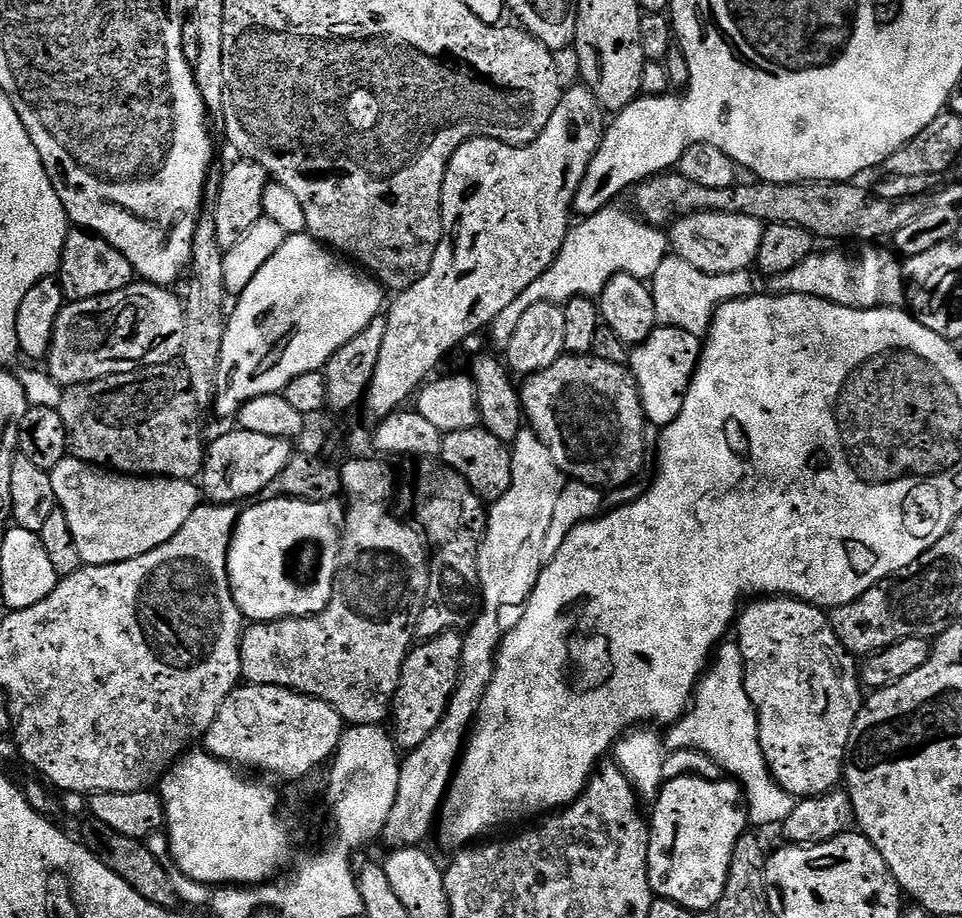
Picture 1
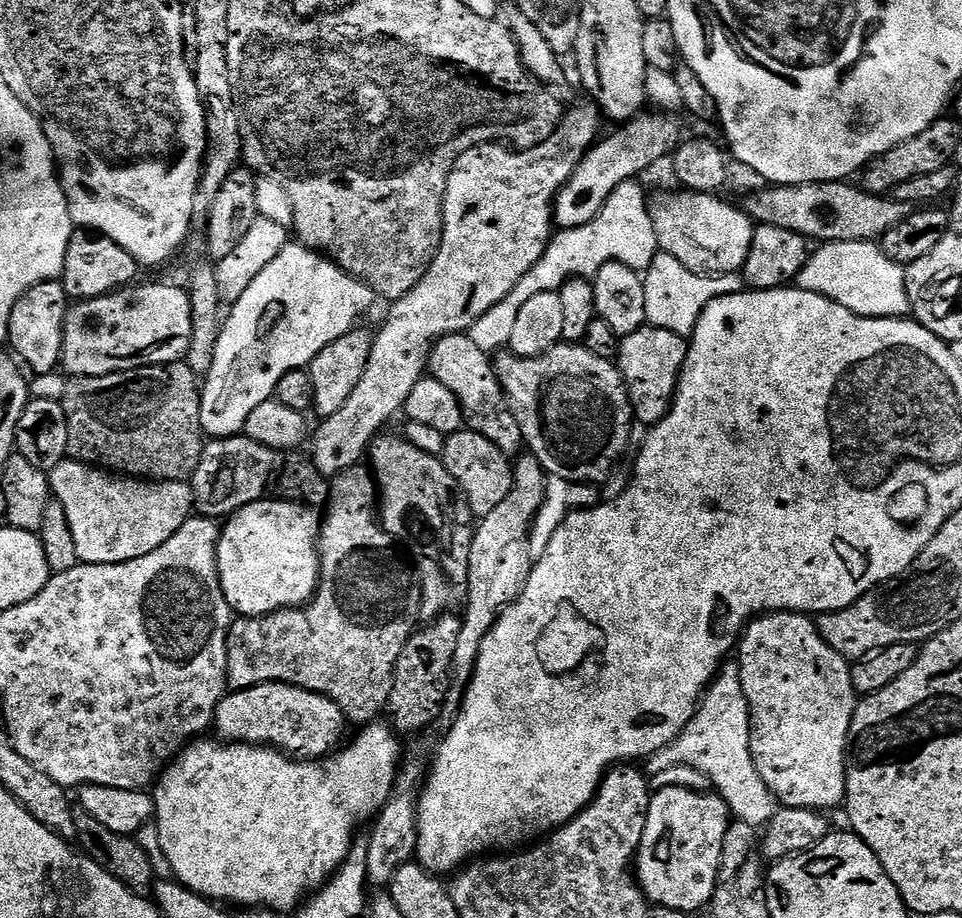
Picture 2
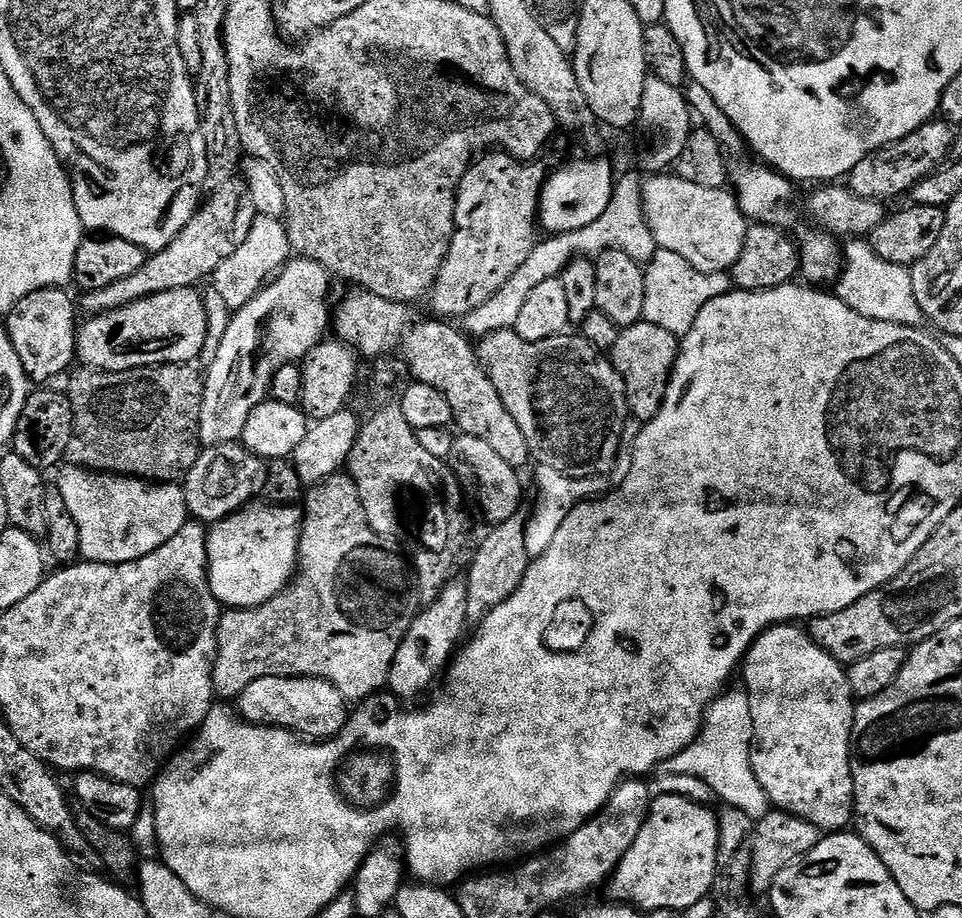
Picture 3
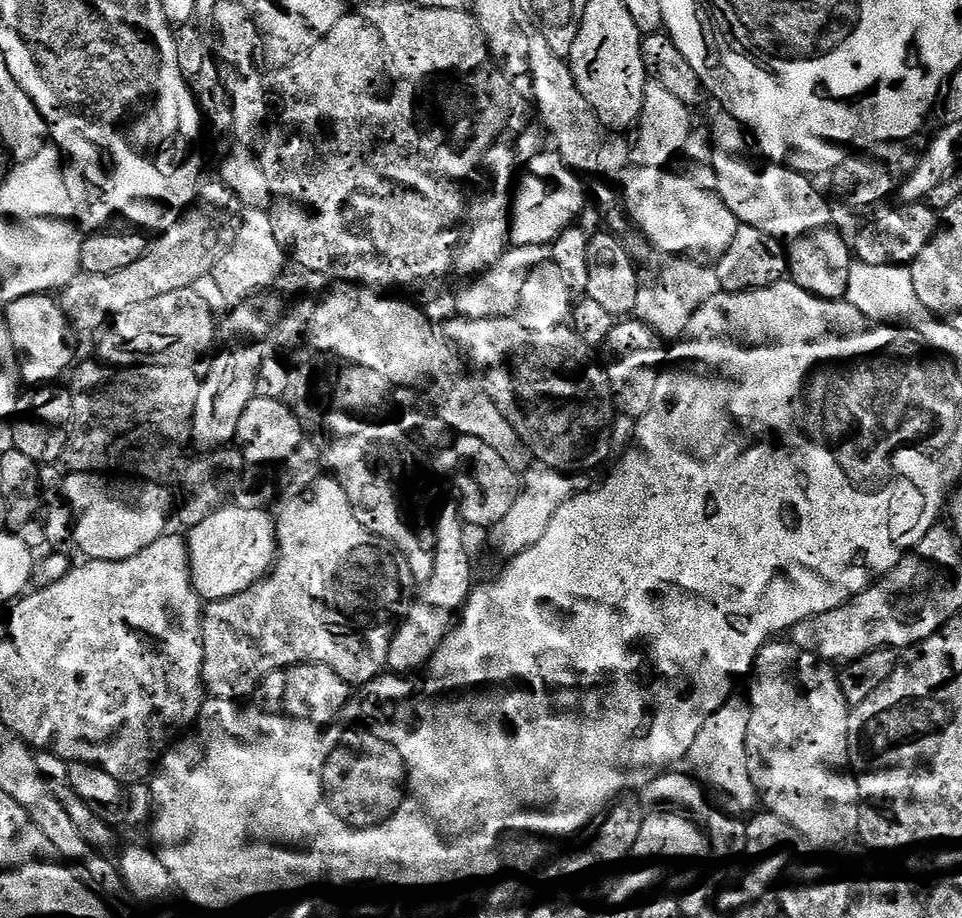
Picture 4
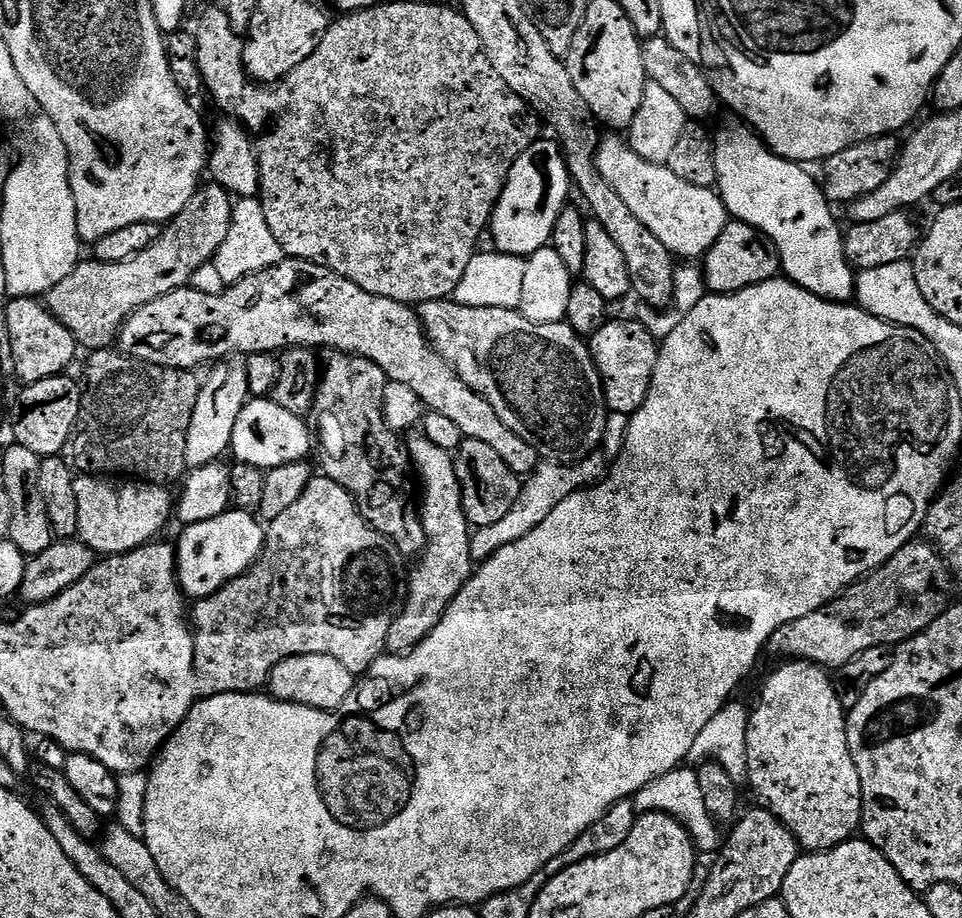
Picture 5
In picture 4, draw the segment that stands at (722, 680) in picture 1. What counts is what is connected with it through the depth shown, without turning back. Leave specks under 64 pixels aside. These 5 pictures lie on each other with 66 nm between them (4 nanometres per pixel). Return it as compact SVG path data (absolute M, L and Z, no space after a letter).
M729 700L704 720L698 738L694 738L694 746L690 746L678 768L680 772L695 777L700 784L734 798L736 805L748 814L757 807L758 797L754 782L750 782L750 766L746 762L746 726L750 726L750 710L748 704L740 700Z

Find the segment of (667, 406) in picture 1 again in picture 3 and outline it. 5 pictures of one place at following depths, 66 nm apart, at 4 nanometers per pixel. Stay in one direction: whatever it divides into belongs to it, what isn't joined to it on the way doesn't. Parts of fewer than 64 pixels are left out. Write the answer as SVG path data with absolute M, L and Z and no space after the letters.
M645 322L631 324L628 328L619 329L619 336L610 350L610 359L614 370L624 383L624 397L628 400L628 411L633 417L637 416L640 422L647 422L654 418L654 414L660 409L660 402L668 377L672 374L672 368L676 365L676 355L680 353L680 340L674 333Z

